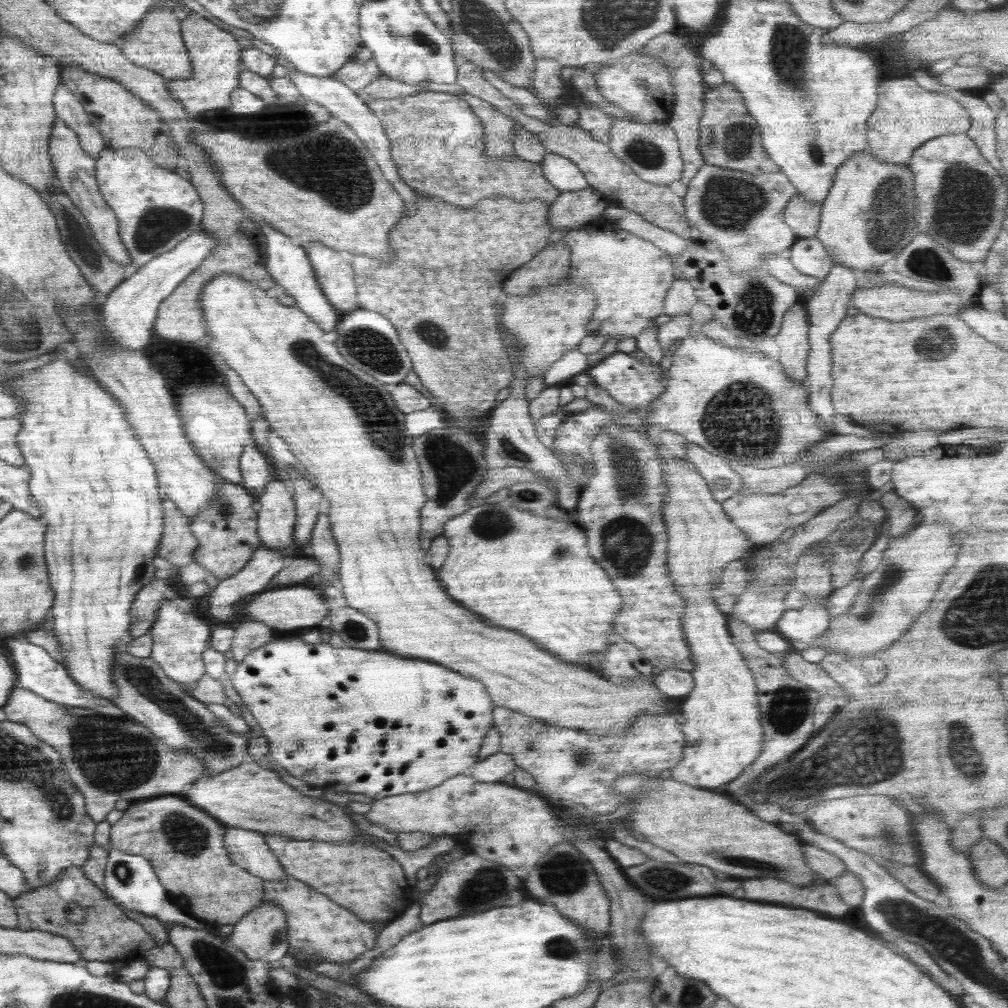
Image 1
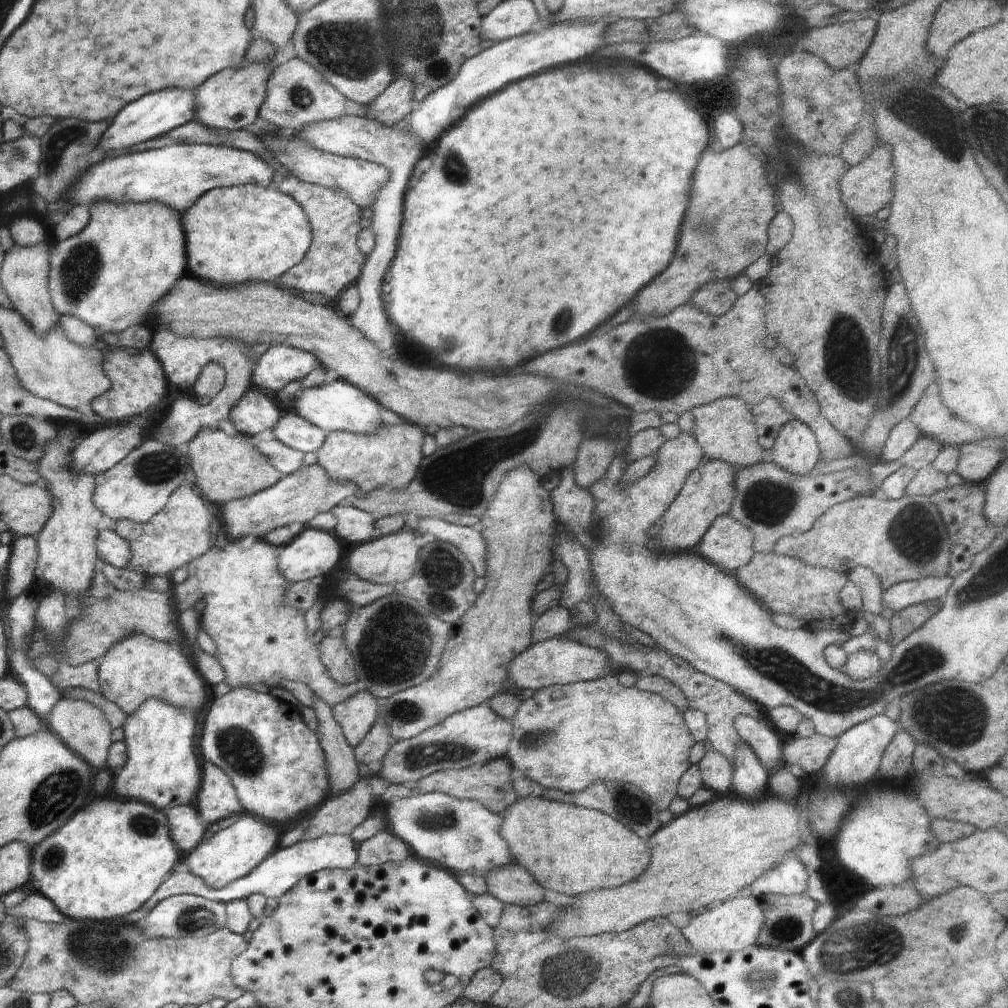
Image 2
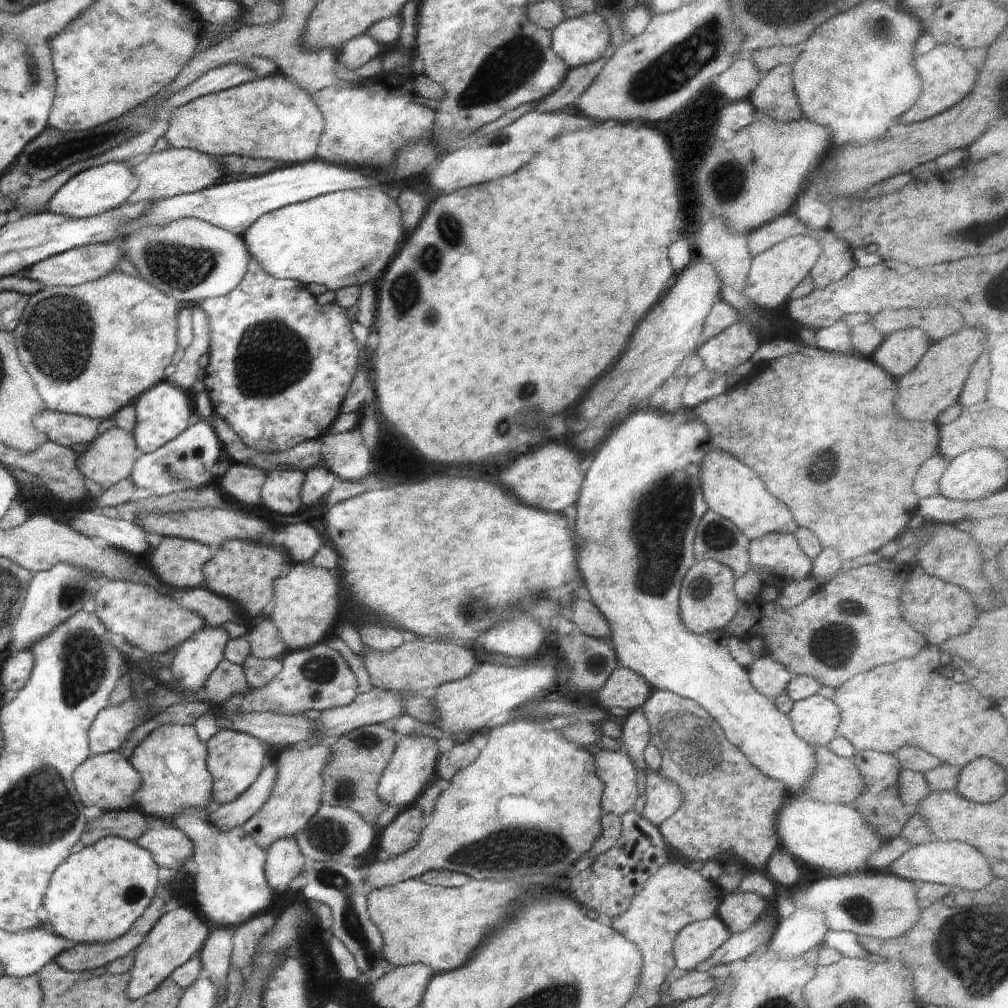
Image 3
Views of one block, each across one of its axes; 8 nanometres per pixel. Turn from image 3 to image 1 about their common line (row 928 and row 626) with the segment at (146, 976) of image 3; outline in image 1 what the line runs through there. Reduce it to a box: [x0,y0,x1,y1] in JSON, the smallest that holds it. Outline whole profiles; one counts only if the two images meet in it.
[148,599,211,689]

